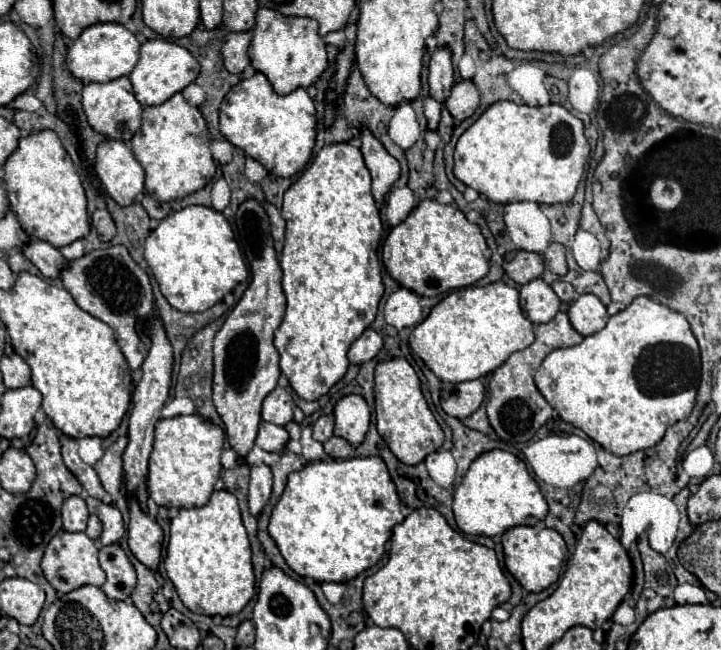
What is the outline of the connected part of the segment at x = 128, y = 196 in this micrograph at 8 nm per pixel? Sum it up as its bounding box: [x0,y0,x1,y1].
[94,138,144,206]

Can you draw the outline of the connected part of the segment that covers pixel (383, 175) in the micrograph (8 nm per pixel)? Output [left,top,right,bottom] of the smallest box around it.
[362,130,400,204]

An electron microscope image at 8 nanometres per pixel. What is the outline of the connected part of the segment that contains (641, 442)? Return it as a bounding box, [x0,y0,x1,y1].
[534,296,700,456]

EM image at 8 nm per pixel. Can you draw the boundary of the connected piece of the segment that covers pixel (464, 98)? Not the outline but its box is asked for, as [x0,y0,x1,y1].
[446,80,480,120]

